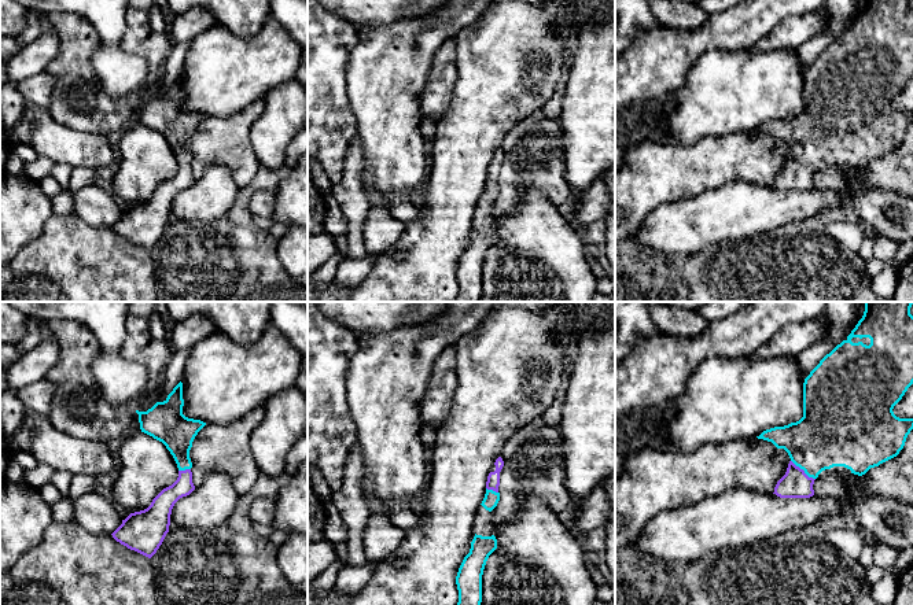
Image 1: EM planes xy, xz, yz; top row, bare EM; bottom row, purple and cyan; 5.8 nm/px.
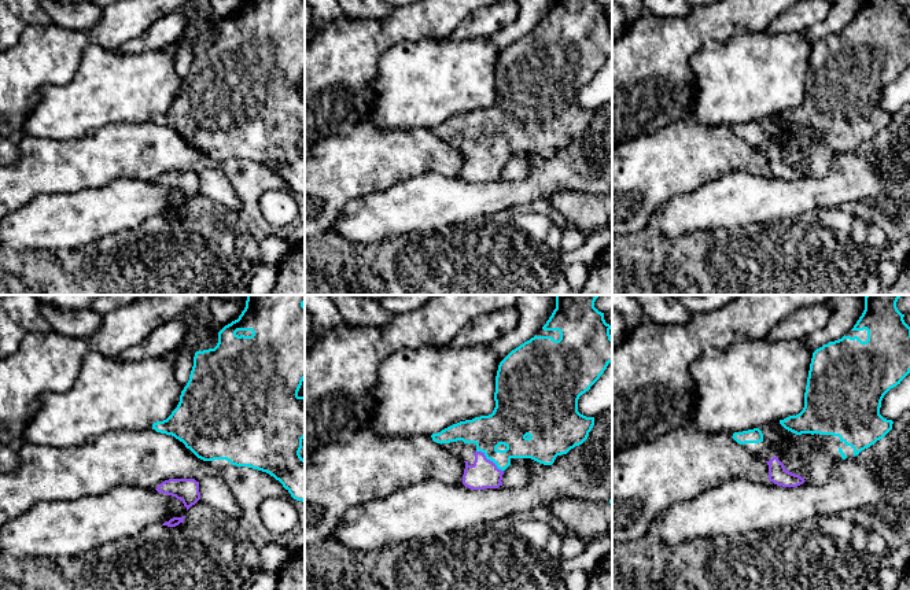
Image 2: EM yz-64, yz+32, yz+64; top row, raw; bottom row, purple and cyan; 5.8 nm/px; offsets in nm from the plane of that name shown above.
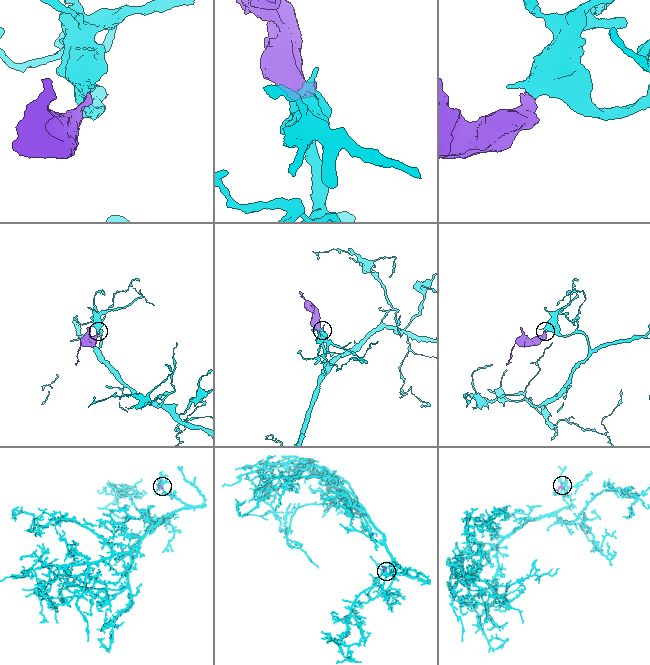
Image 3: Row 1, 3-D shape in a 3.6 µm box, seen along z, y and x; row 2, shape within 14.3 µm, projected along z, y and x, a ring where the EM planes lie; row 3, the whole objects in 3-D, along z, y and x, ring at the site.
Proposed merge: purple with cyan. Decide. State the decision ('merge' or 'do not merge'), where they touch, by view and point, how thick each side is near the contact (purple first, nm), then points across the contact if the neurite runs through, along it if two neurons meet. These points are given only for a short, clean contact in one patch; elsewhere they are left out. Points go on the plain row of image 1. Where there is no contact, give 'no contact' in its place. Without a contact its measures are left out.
merge; contact yz (803, 163); calibres 170 and 360 nm; way yz (795, 176), (803, 163), (810, 144), (827, 128)

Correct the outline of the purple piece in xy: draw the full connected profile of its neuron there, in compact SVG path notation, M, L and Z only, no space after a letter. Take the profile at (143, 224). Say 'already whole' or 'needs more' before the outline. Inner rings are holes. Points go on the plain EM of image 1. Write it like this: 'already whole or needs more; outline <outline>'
needs more; outline M180 74L163 95L157 95L147 104L136 103L141 125L162 134L178 161L178 170L172 178L163 181L147 202L130 206L111 226L117 235L148 251L157 246L169 225L174 196L195 182L189 143L206 115L185 110L183 99Z

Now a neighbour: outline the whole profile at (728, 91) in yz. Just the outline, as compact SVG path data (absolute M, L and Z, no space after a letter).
M711 48L695 62L686 85L671 95L674 107L664 119L660 139L675 137L682 144L693 144L707 136L754 132L766 122L796 115L803 110L803 75L798 49L751 52Z

